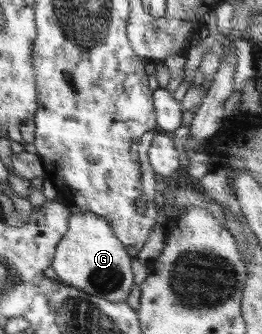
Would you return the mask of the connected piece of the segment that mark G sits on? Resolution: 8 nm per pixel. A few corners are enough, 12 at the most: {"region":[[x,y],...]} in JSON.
{"region":[[72,214],[51,268],[109,302],[133,286],[110,222]]}

